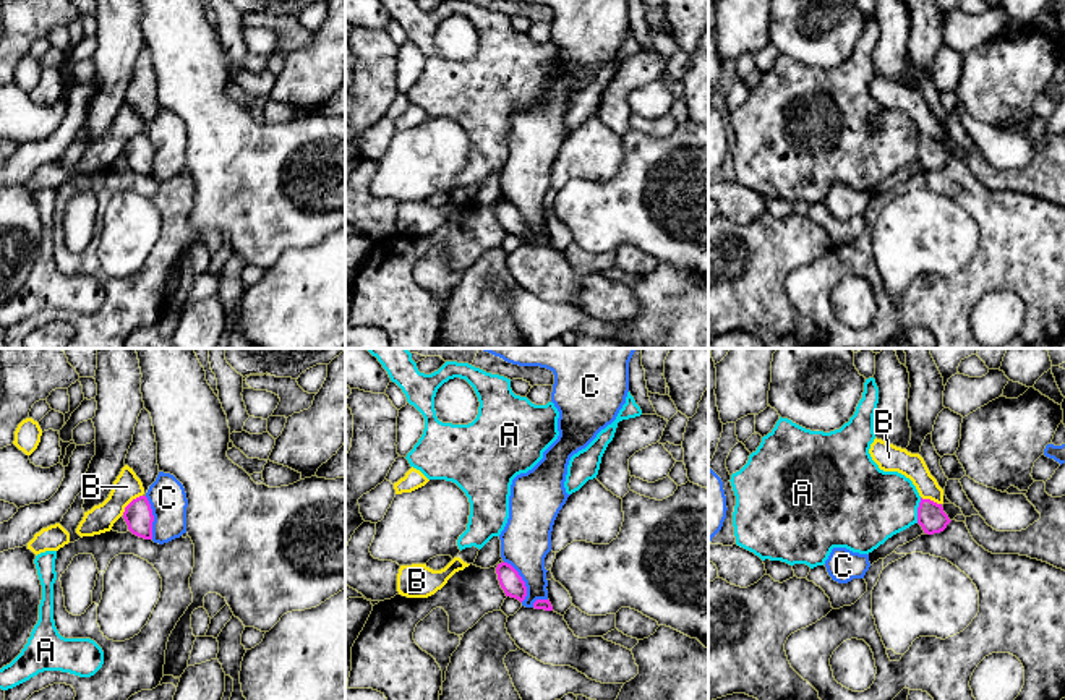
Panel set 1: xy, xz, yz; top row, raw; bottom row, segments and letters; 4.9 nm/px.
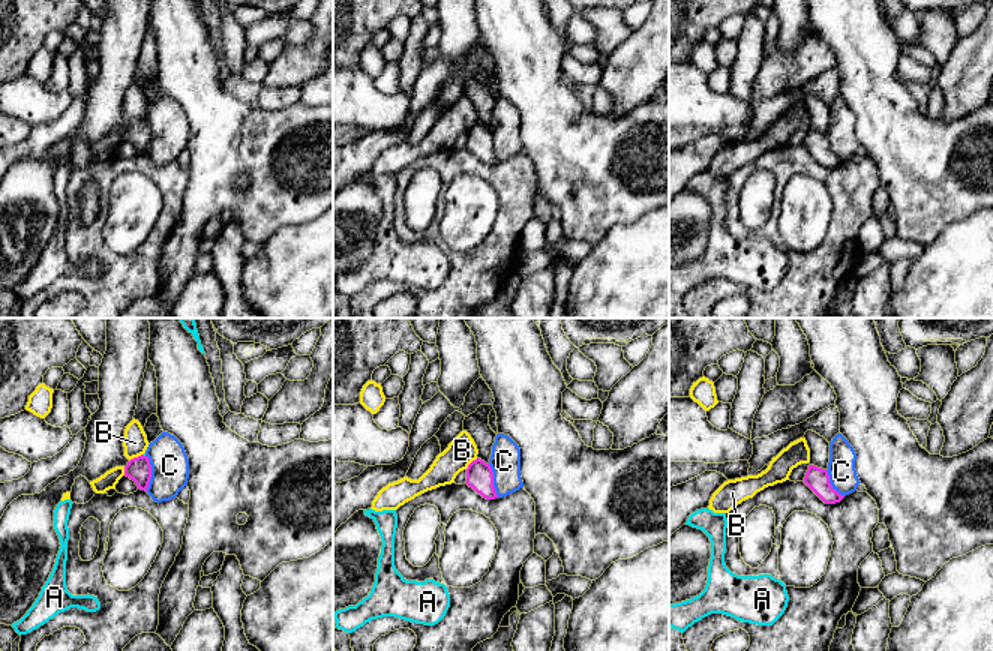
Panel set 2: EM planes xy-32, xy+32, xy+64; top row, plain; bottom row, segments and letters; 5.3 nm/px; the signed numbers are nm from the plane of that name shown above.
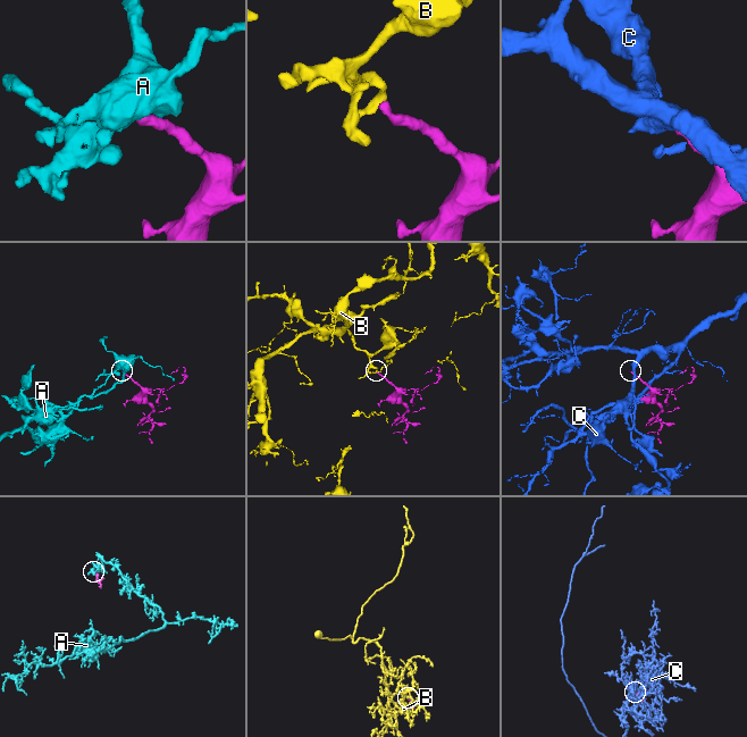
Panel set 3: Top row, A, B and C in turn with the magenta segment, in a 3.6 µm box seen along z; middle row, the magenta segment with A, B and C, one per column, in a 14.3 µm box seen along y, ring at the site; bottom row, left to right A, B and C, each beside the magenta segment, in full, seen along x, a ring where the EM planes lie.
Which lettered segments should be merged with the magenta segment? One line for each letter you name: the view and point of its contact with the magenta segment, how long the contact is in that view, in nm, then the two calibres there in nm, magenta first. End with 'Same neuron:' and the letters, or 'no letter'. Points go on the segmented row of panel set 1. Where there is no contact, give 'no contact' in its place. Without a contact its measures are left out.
Same neuron: no letter

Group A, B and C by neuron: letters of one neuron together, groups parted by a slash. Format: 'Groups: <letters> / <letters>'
Groups: A / B / C

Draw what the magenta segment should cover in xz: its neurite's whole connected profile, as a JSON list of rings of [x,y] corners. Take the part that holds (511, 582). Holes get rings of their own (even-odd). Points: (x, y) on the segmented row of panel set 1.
[[[501,562],[496,567],[498,580],[506,596],[515,598],[520,603],[527,596],[527,587],[519,572],[507,562]]]

